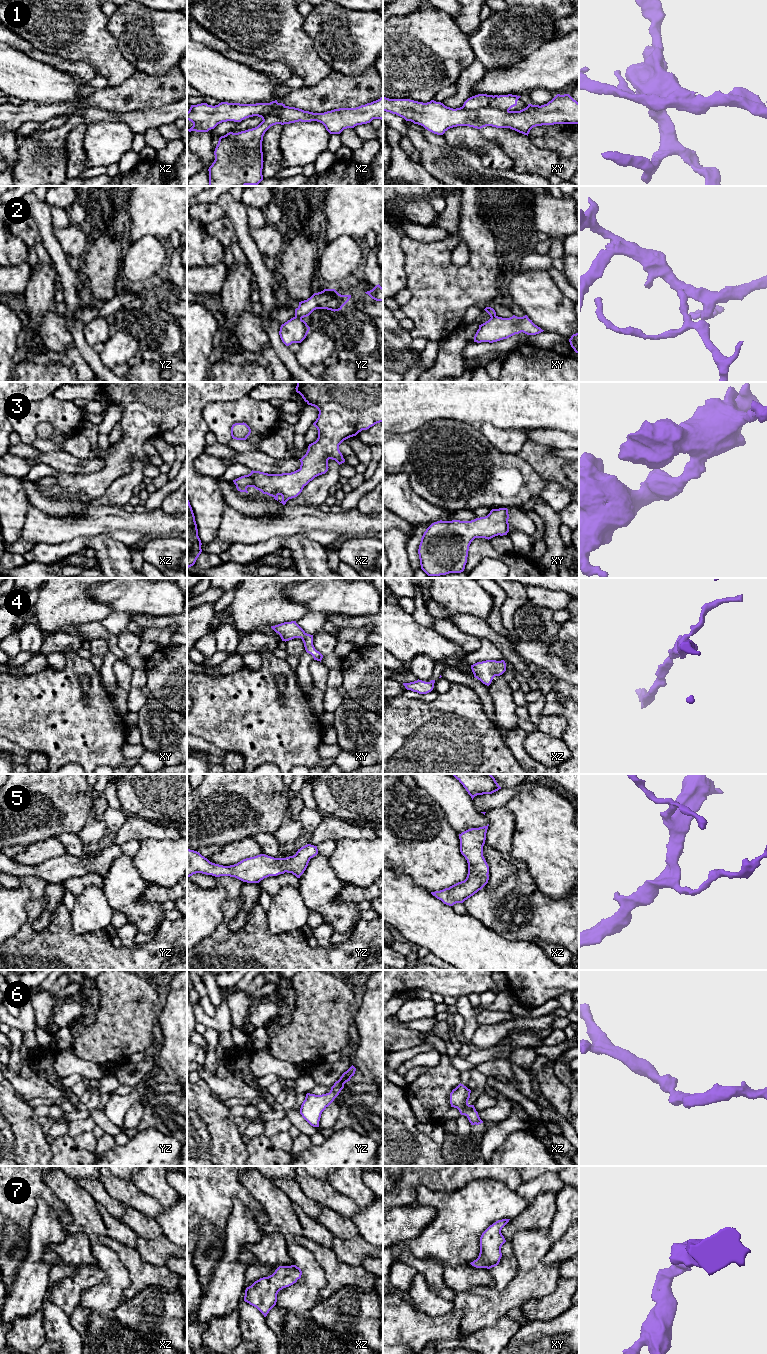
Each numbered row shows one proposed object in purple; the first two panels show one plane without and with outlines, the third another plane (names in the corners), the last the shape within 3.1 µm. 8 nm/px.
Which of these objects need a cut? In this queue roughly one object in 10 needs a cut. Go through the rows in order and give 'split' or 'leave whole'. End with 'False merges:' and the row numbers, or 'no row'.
1: split
2: split
3: leave whole
4: leave whole
5: leave whole
6: leave whole
7: leave whole
False merges: 1, 2

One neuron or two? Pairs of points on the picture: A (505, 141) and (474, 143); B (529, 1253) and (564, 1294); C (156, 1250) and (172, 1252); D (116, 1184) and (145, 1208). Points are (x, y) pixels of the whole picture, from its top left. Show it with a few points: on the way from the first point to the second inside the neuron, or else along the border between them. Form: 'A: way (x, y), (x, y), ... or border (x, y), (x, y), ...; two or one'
A: border (478, 129), (483, 136), (492, 141); two
B: border (560, 1278), (557, 1287), (552, 1292), (537, 1299); two
C: way (160, 1251), (168, 1251); one
D: way (123, 1191), (138, 1201); one

